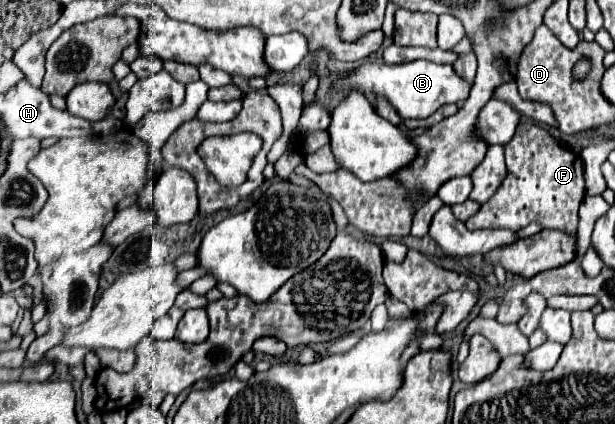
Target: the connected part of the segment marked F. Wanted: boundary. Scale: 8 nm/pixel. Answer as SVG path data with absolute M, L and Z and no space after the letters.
M522 122L514 138L504 144L506 178L496 194L480 206L478 214L466 222L468 230L482 228L524 228L530 222L540 222L544 228L556 228L562 232L576 232L578 208L584 200L584 164L582 158L562 148L544 128L538 124Z

